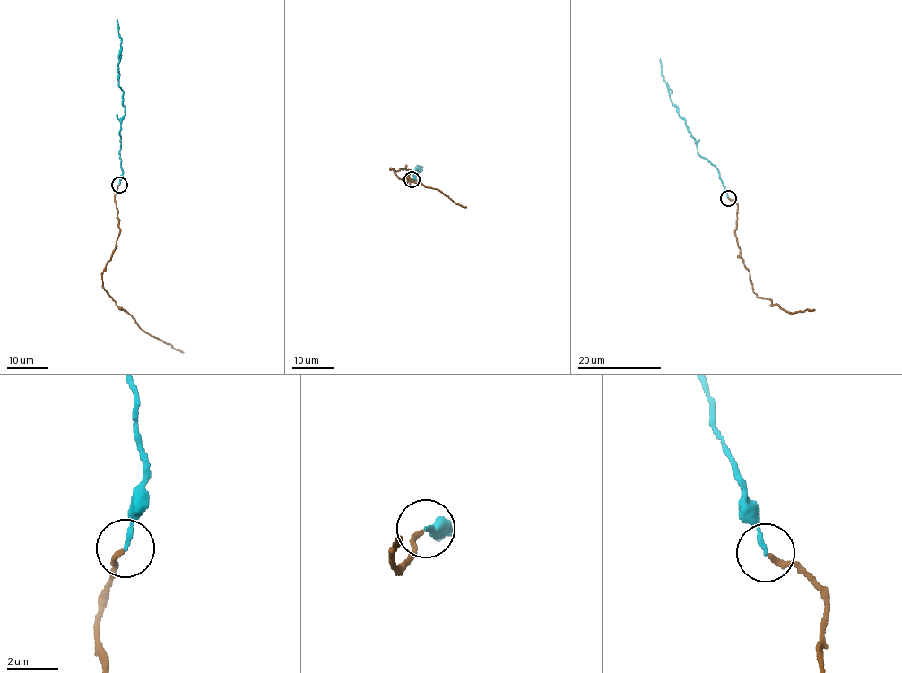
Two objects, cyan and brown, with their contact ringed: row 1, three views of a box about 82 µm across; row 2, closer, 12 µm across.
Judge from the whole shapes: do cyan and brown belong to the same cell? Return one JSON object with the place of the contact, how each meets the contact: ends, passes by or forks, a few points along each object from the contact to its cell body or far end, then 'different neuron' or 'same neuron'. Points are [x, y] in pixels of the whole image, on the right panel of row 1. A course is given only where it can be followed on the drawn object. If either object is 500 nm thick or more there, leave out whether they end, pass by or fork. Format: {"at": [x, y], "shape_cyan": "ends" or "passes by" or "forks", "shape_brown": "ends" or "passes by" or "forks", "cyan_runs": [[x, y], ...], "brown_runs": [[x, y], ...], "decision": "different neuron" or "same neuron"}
{"at": [728, 198], "shape_cyan": "ends", "shape_brown": "ends", "cyan_runs": [[727, 198], [718, 169], [698, 150], [698, 144], [684, 120], [679, 115], [679, 107], [670, 99], [660, 58]], "brown_runs": [[729, 198], [737, 205], [735, 237], [755, 295], [788, 313], [815, 310]], "decision": "same neuron"}

